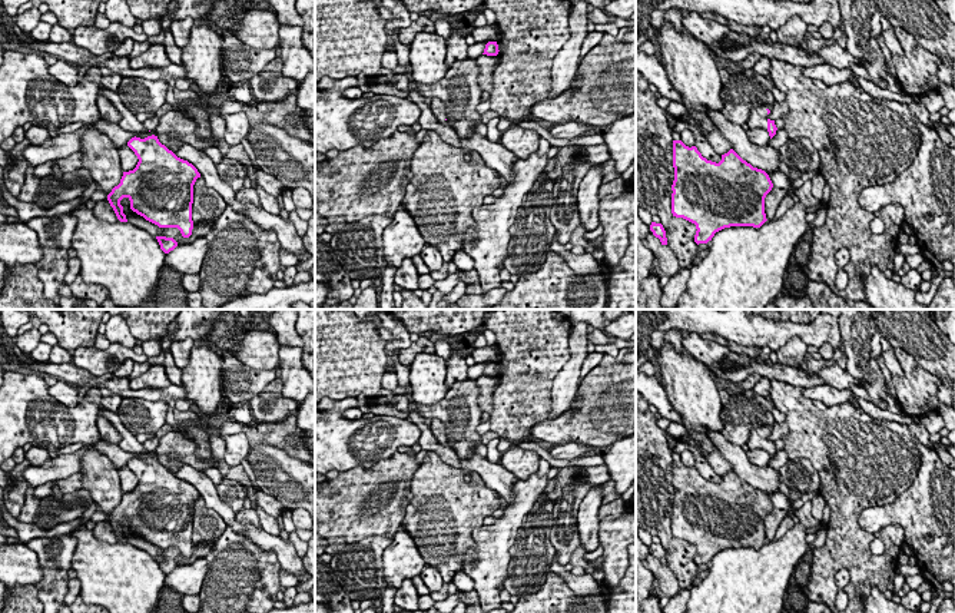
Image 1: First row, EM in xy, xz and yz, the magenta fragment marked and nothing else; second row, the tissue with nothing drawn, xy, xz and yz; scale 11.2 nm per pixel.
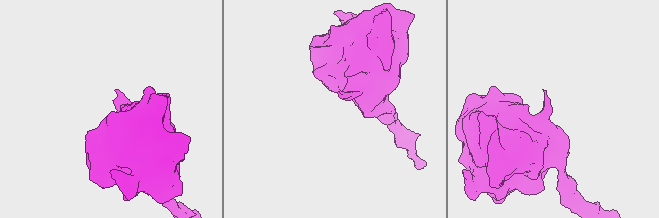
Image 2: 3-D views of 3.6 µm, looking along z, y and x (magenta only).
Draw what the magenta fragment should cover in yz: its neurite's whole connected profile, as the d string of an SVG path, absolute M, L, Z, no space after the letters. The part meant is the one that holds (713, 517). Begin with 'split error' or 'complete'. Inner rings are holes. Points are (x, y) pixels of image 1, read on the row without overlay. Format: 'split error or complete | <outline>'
complete | M673 461L674 501L672 506L672 534L696 546L694 563L707 564L716 553L730 547L760 549L767 540L765 518L773 504L769 496L743 481L733 470L722 476L719 484L702 477L696 467Z

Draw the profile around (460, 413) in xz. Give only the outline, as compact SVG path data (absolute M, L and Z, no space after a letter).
M475 380L455 382L447 395L432 405L417 405L421 417L440 420L447 428L447 445L460 458L470 458L475 444L481 444L481 434L477 427L483 423L483 411L478 405L480 388Z

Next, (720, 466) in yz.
M684 438L682 441L690 447L694 447L702 454L702 457L709 463L709 465L714 470L714 473L719 474L720 477L733 470L730 463L719 453L717 448L714 448L710 454L704 454L700 445L696 444L694 441L689 438Z

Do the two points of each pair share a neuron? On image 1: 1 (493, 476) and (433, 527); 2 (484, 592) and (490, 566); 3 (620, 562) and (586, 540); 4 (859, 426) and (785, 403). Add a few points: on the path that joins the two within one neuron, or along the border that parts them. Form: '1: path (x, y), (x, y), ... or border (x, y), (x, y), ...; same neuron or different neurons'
1: border (454, 467), (476, 471), (500, 496); different neurons
2: path (487, 586), (488, 572); same neuron
3: border (600, 522), (599, 544); different neurons
4: path (841, 424), (812, 424), (803, 416); same neuron

